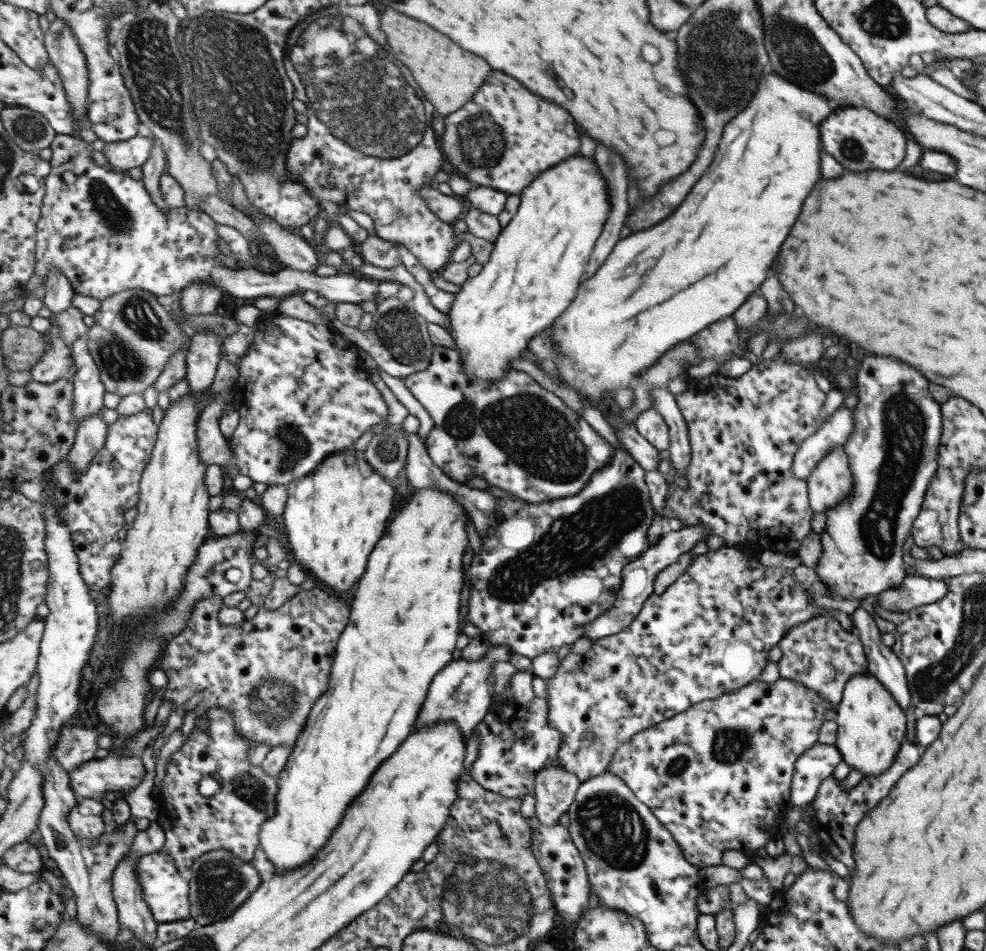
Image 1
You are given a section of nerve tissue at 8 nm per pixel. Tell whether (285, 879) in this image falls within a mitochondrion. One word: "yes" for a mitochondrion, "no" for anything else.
no

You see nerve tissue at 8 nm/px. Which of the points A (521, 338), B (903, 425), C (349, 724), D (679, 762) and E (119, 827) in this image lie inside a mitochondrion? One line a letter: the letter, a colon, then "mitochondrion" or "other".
A: other
B: mitochondrion
C: other
D: mitochondrion
E: other

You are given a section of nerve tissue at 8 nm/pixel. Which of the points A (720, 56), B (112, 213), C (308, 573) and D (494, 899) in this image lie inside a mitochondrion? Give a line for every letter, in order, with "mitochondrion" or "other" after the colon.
A: mitochondrion
B: mitochondrion
C: other
D: mitochondrion

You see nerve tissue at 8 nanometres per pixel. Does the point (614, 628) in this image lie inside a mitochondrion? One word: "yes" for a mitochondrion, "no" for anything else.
no

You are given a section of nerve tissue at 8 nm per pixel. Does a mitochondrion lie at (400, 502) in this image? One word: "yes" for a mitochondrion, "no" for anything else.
no

